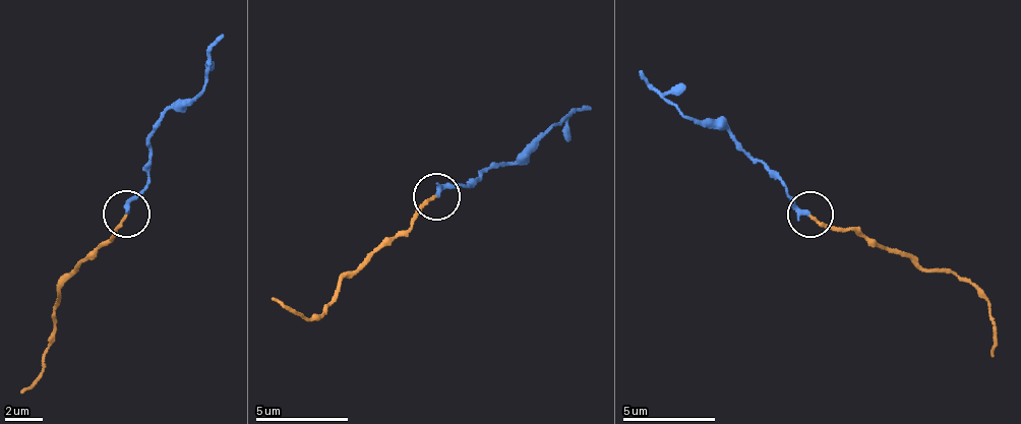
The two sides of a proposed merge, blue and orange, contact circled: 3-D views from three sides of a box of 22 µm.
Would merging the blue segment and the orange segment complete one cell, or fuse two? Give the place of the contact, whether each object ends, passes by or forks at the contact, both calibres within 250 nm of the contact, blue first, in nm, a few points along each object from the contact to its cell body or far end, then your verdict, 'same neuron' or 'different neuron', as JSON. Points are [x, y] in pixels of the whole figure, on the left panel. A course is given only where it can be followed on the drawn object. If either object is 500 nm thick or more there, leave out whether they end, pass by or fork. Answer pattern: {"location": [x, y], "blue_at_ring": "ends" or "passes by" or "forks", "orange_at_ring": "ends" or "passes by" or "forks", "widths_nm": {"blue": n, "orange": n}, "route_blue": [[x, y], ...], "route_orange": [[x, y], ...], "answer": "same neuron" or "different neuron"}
{"location": [126, 214], "blue_at_ring": "ends", "orange_at_ring": "ends", "widths_nm": {"blue": 280, "orange": 150}, "route_blue": [[127, 214], [145, 186], [148, 143], [166, 110], [199, 94], [221, 35]], "route_orange": [[127, 214], [59, 290], [60, 301], [41, 374], [21, 390]], "answer": "same neuron"}

